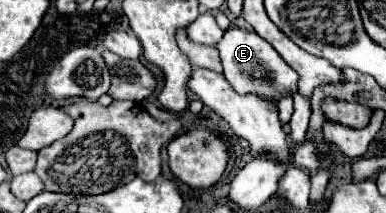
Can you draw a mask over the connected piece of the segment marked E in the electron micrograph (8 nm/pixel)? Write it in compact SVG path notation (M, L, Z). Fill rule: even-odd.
M229 28L225 30L223 38L217 44L221 62L223 62L223 76L239 94L257 94L271 102L279 102L285 94L293 96L297 92L299 74L277 54L277 50L257 36L255 32L243 28Z

